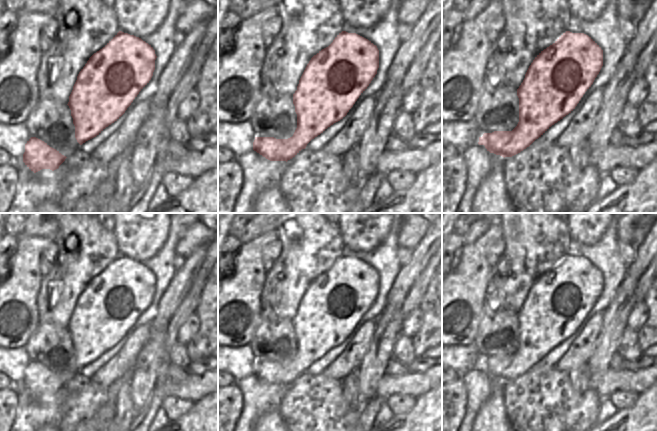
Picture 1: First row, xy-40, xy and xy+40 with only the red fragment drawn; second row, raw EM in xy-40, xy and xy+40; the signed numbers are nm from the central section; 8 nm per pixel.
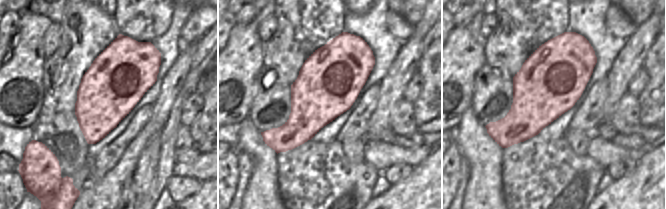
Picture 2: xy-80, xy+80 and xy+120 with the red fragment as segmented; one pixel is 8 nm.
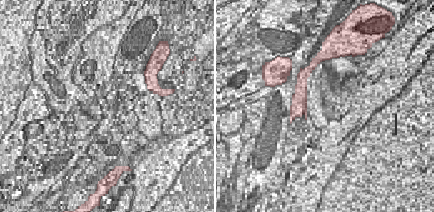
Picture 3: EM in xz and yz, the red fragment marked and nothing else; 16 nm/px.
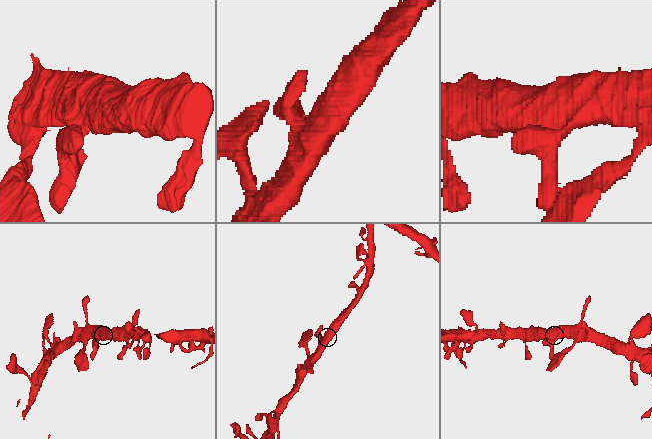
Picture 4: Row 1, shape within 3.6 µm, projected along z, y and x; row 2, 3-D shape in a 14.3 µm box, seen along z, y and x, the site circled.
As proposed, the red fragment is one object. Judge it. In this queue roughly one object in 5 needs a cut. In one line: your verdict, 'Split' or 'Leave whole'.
Leave whole

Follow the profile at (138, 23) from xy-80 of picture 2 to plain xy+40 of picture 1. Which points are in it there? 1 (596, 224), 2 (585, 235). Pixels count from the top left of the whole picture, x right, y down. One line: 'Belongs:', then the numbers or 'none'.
Belongs: 1, 2

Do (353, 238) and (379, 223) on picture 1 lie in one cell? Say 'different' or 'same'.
same

